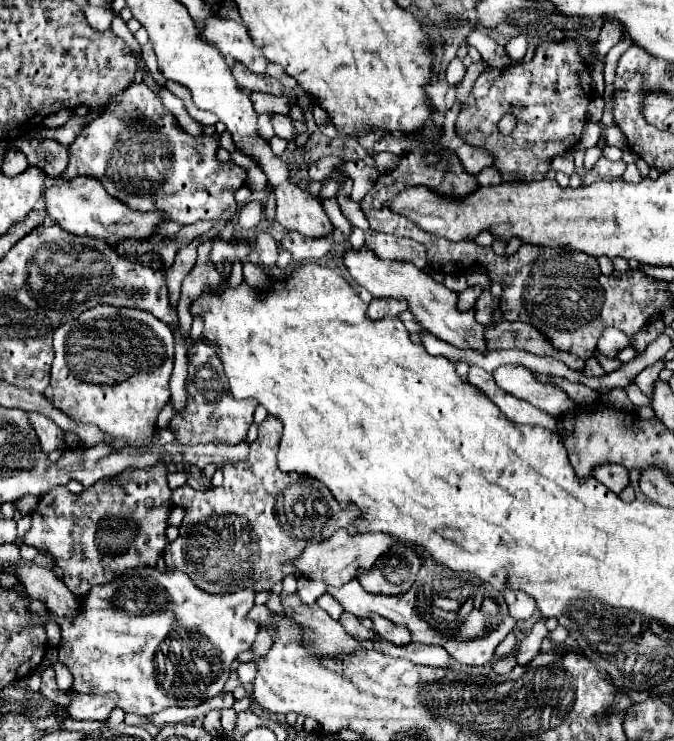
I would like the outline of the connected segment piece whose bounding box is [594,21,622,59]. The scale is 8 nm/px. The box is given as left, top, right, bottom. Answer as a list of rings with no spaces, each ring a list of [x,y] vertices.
[[[606,21],[598,39],[594,41],[594,49],[596,49],[596,55],[598,59],[604,59],[606,53],[622,39],[622,31],[618,29],[618,25],[614,25],[612,21]]]

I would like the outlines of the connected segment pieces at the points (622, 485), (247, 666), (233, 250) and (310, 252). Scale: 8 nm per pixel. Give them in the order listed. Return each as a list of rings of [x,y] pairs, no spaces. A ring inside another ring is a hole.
[[[600,465],[598,469],[594,469],[594,477],[614,493],[620,493],[630,485],[628,469],[622,465]]]
[[[241,663],[237,669],[240,682],[242,684],[252,683],[255,679],[256,671],[254,663]]]
[[[214,237],[214,249],[212,249],[212,253],[210,253],[210,261],[212,261],[214,265],[224,263],[224,261],[230,261],[230,263],[234,263],[234,261],[244,261],[246,255],[248,255],[248,251],[250,251],[250,249],[248,249],[242,241],[238,241],[238,245],[232,245],[230,241],[222,241],[222,239]]]
[[[286,233],[286,237],[282,239],[282,247],[292,253],[294,263],[318,261],[322,255],[326,255],[332,249],[332,245],[334,245],[332,235],[310,239],[298,233]]]

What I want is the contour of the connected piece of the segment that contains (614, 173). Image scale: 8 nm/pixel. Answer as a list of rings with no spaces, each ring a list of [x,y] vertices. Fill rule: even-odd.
[[[604,155],[596,161],[596,165],[594,165],[594,171],[600,175],[600,177],[604,177],[604,179],[618,179],[618,177],[622,177],[624,175],[624,171],[626,171],[626,163],[624,161],[608,161]]]

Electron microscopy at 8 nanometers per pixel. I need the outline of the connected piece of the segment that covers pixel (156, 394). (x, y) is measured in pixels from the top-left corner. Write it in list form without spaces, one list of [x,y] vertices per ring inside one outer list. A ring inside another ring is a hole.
[[[96,305],[82,317],[60,325],[54,331],[54,363],[50,385],[54,389],[54,407],[62,409],[74,421],[94,423],[112,437],[122,437],[130,445],[152,441],[160,409],[170,399],[170,375],[174,365],[174,335],[172,329],[152,313],[130,307]]]

